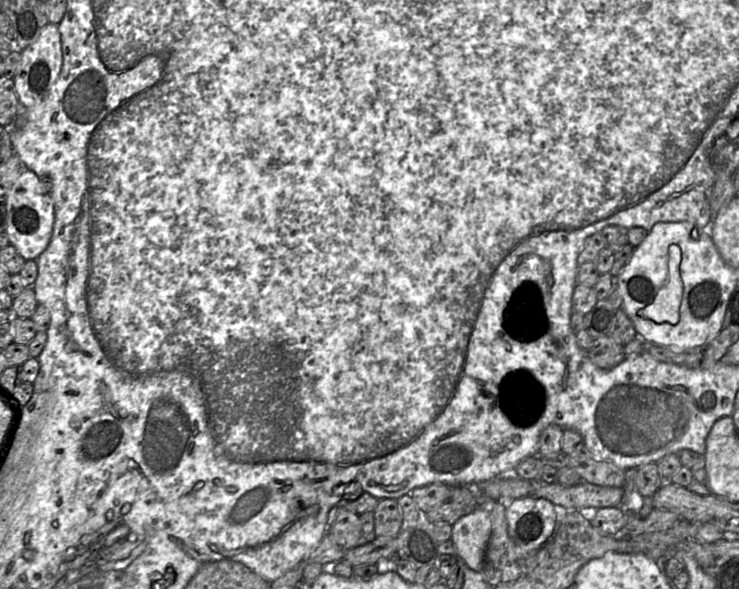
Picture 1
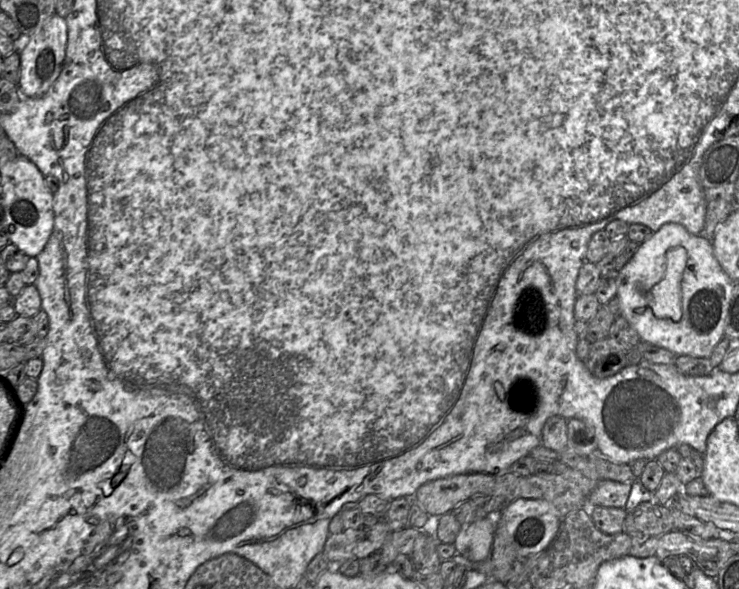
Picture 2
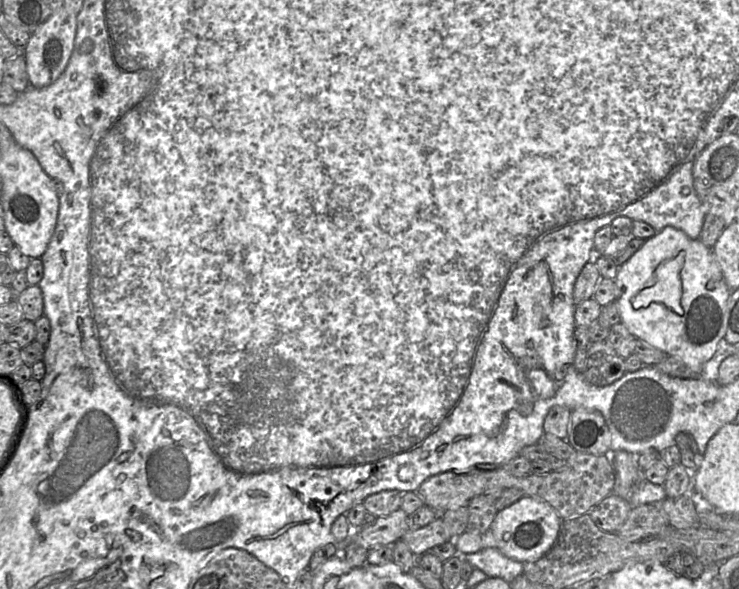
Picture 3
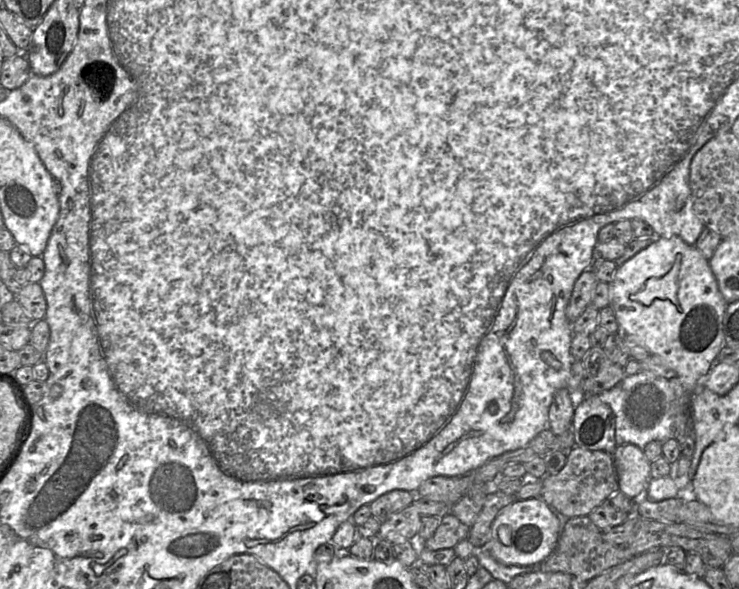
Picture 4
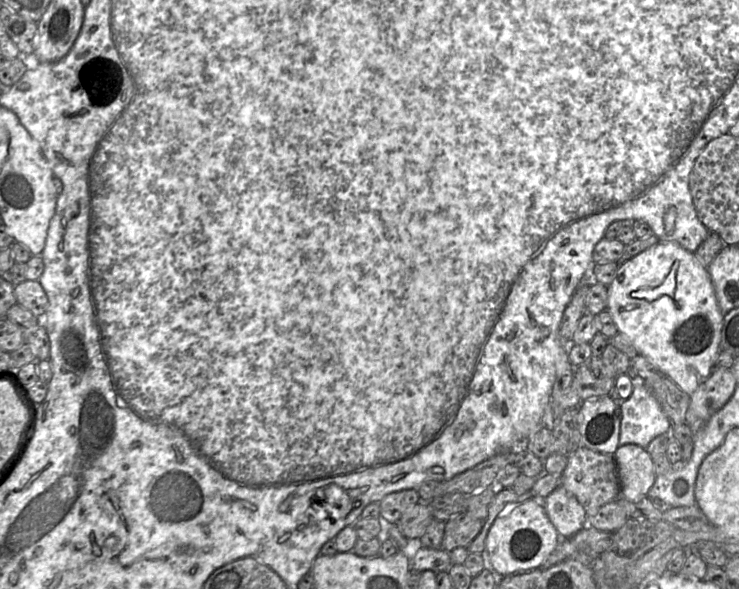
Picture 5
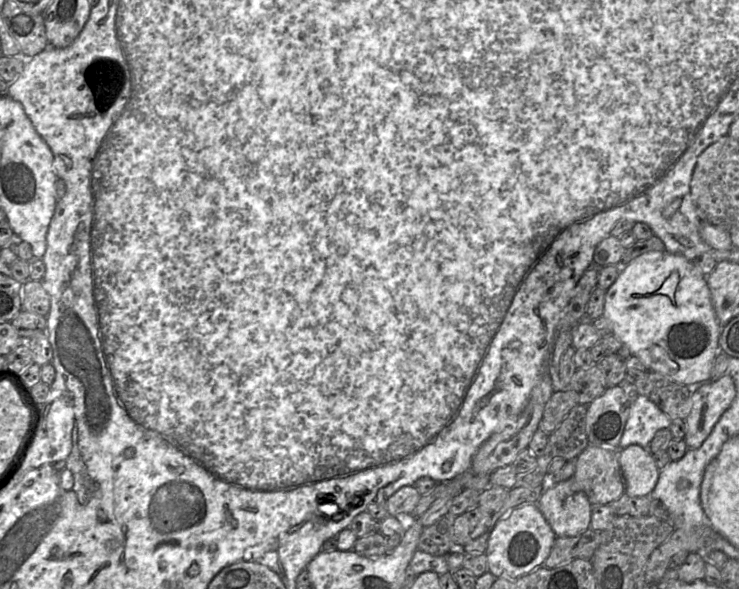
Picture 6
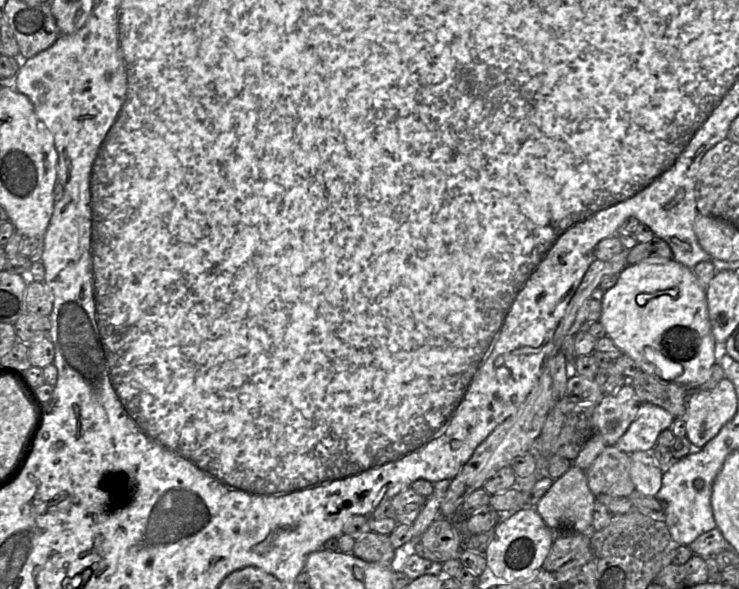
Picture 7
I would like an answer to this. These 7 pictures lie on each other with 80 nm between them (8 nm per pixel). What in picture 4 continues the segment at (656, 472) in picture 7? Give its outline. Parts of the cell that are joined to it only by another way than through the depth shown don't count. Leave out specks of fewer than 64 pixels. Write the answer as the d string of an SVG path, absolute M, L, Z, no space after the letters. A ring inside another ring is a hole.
M633 444L619 445L612 454L620 492L633 500L641 497L651 479L651 462L643 449Z

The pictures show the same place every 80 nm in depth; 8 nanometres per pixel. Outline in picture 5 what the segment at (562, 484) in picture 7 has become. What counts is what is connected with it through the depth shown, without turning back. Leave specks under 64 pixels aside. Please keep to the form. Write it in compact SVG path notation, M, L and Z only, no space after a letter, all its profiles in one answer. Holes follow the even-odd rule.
M562 486L540 501L561 538L568 538L588 526L585 509L577 498Z

